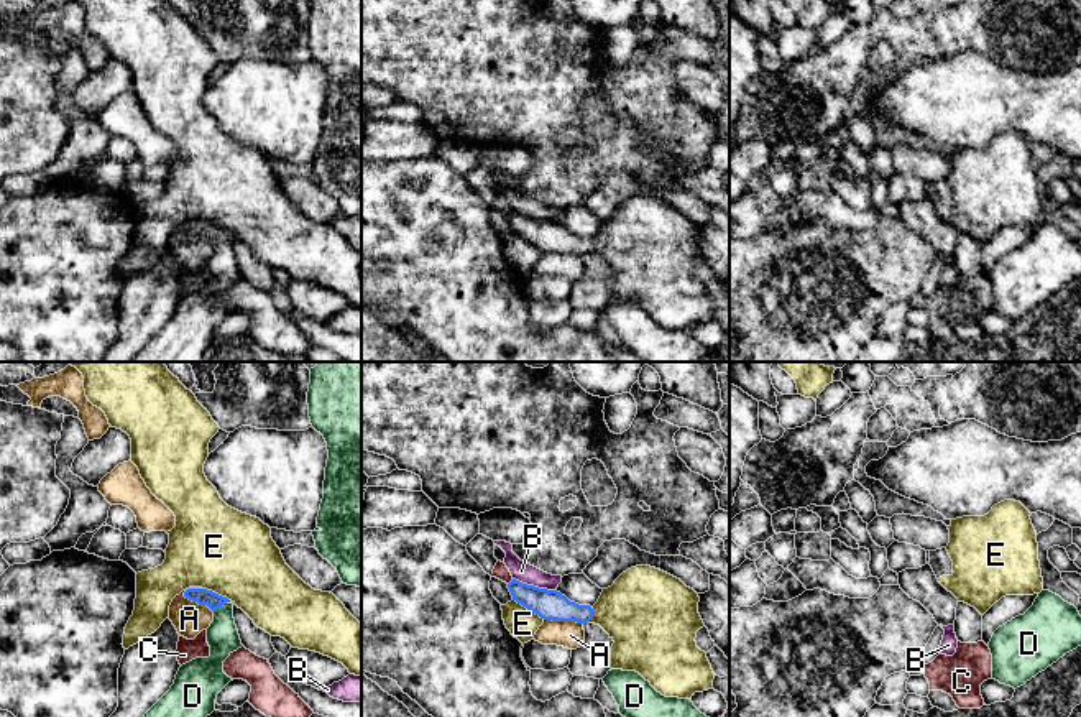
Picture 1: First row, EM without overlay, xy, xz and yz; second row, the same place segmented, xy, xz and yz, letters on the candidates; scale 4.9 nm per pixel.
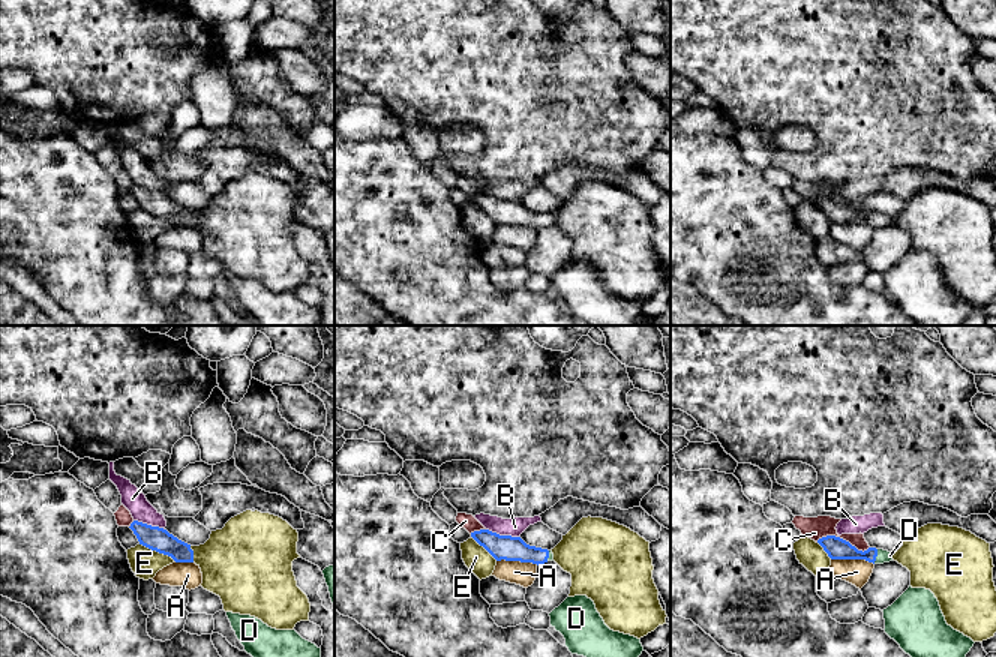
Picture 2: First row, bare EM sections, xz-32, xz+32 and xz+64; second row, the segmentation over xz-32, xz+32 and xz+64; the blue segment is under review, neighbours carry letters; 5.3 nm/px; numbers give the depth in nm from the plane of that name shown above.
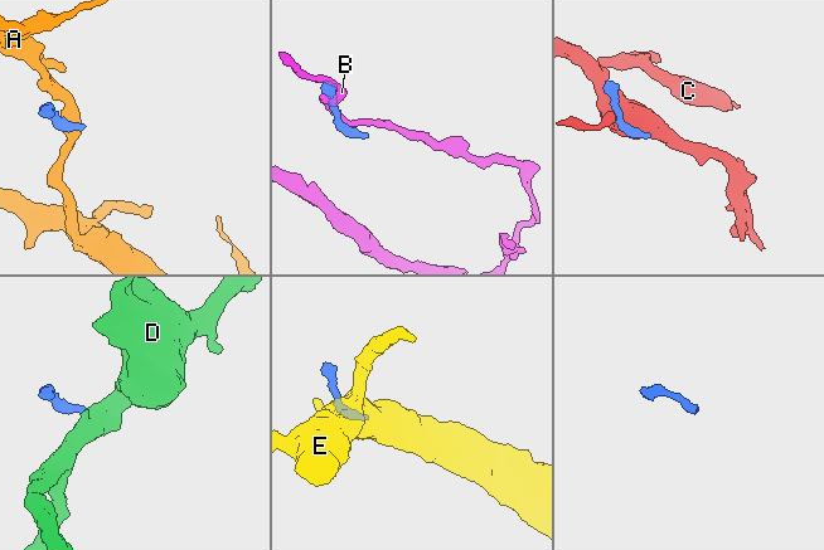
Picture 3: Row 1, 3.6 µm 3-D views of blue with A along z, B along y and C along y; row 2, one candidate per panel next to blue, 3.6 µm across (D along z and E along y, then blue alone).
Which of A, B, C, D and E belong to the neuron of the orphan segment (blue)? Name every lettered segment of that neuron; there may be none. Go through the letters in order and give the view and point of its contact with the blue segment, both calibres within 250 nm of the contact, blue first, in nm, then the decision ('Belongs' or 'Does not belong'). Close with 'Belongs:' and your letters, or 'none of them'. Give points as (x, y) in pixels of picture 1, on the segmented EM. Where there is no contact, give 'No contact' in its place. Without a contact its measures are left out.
A: Touches blue at xy (197, 602). Thickness 80 nm (blue) against 160 nm. Does not belong
B: Touches blue at xz (533, 586). Thickness 140 nm (blue) against 100 nm. Does not belong
C: Touches blue at xz (510, 582). Thickness 140 nm (blue) against 70 nm. Does not belong
D: Touches blue at xy (219, 607). Thickness 80 nm (blue) against 160 nm. Belongs
E: Touches blue at xz (529, 609). Thickness 140 nm (blue) against 150 nm. Does not belong
Belongs: D

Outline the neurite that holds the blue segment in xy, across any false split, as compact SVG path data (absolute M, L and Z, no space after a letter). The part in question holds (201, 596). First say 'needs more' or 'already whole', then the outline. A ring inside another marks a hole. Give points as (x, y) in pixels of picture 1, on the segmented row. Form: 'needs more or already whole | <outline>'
needs more | M187 589L184 597L214 612L214 622L207 628L210 656L182 664L171 689L145 717L207 717L215 710L217 694L233 681L223 673L223 661L243 646L233 604L207 589Z

